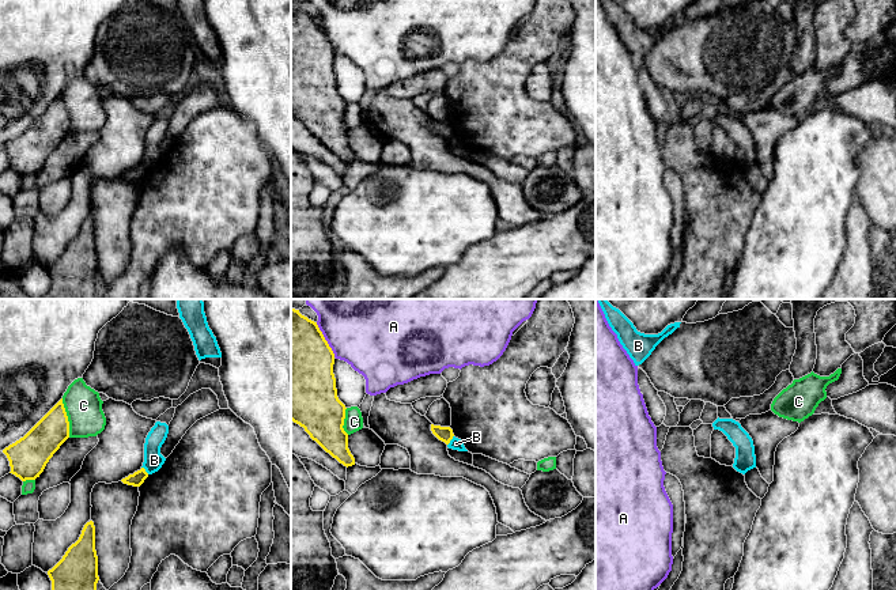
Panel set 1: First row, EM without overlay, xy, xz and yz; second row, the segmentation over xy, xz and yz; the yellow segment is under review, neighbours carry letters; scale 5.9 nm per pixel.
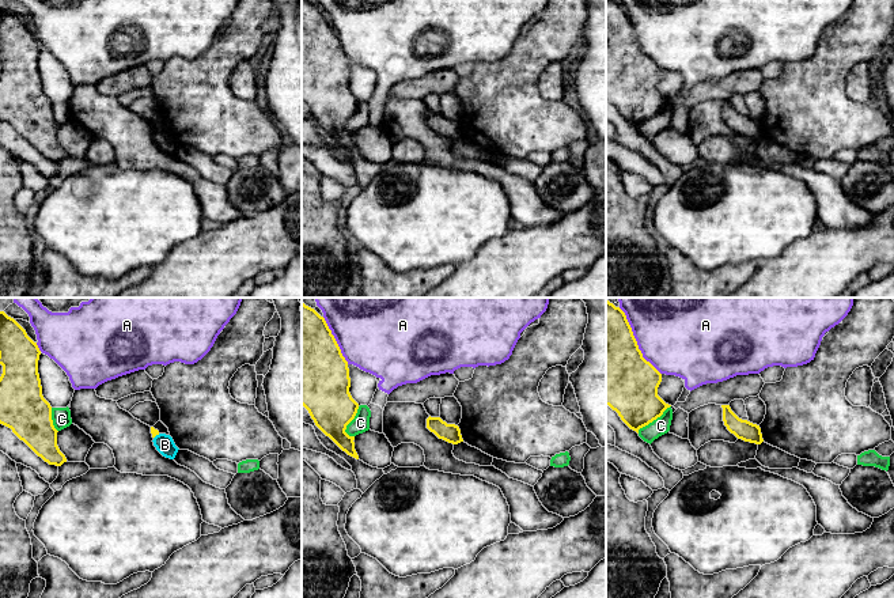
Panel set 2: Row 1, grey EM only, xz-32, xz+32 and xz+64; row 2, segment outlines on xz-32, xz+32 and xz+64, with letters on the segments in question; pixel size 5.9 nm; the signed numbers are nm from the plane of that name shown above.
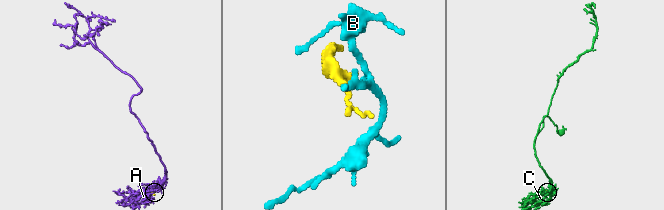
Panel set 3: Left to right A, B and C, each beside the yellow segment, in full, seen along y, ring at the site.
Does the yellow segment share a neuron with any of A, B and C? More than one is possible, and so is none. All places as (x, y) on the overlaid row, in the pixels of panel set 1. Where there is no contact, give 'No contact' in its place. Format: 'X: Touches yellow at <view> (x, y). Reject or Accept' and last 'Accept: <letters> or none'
A: Touches yellow at xz (325, 340). Reject
B: Touches yellow at xz (450, 439). Reject
C: Touches yellow at xy (67, 418). Reject
Accept: none

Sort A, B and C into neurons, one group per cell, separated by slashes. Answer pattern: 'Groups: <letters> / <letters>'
Groups: A / B / C

